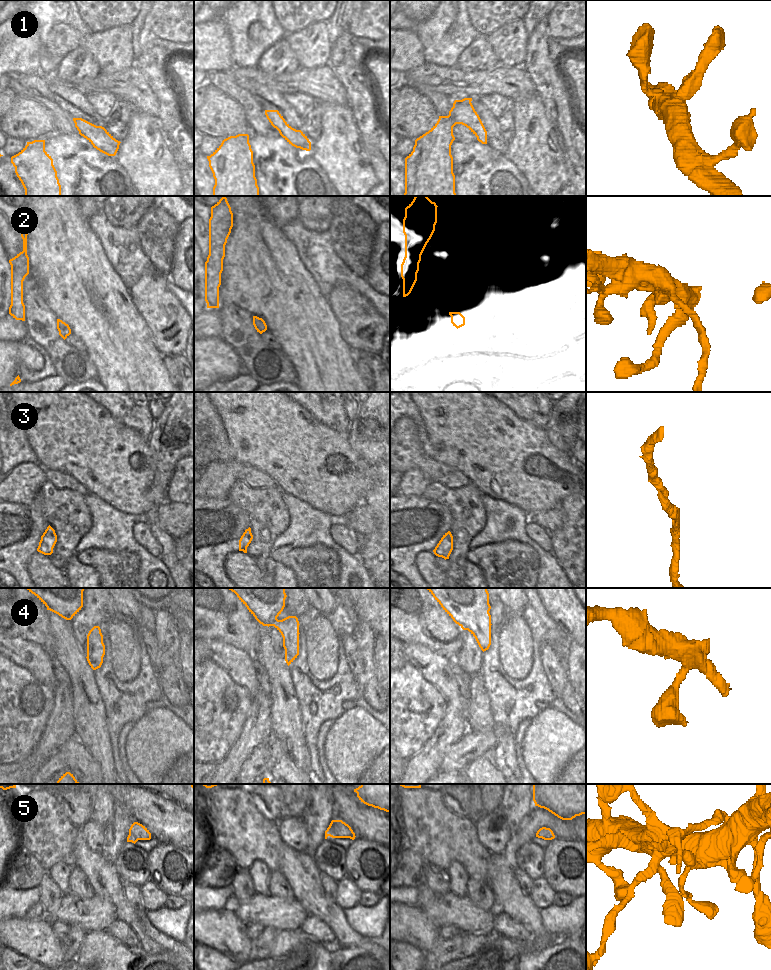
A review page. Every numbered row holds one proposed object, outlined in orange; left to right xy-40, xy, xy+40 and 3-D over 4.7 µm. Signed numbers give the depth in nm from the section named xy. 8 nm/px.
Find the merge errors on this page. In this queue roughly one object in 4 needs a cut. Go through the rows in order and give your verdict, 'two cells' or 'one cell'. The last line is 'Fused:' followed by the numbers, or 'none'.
1: one cell
2: two cells
3: one cell
4: one cell
5: one cell
Fused: 2

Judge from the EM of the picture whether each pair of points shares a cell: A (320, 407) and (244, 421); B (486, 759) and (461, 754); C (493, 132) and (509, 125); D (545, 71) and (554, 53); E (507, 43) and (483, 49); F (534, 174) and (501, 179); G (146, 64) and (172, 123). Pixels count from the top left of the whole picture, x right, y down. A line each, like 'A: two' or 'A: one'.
A: two
B: two
C: two
D: two
E: two
F: two
G: one

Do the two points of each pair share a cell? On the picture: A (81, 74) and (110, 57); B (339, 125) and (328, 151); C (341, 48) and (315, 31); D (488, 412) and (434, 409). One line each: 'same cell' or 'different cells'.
A: different cells
B: same cell
C: different cells
D: same cell

